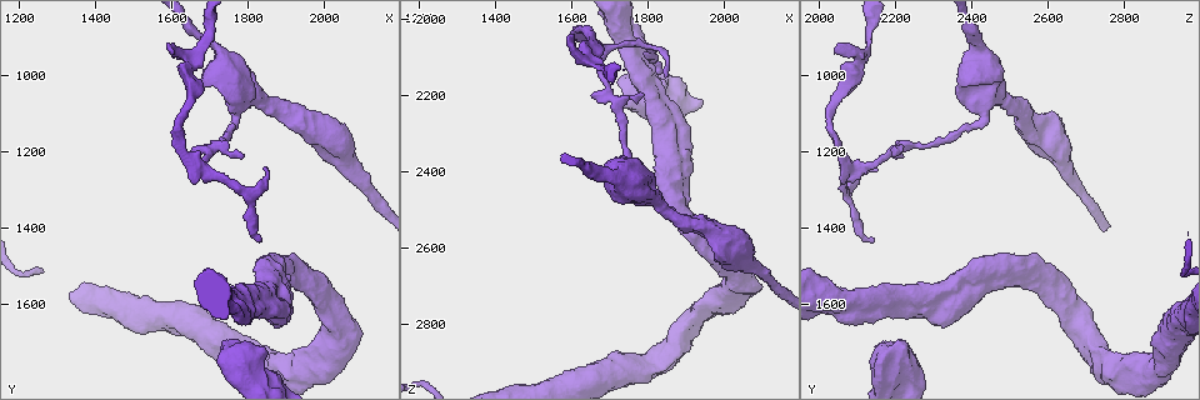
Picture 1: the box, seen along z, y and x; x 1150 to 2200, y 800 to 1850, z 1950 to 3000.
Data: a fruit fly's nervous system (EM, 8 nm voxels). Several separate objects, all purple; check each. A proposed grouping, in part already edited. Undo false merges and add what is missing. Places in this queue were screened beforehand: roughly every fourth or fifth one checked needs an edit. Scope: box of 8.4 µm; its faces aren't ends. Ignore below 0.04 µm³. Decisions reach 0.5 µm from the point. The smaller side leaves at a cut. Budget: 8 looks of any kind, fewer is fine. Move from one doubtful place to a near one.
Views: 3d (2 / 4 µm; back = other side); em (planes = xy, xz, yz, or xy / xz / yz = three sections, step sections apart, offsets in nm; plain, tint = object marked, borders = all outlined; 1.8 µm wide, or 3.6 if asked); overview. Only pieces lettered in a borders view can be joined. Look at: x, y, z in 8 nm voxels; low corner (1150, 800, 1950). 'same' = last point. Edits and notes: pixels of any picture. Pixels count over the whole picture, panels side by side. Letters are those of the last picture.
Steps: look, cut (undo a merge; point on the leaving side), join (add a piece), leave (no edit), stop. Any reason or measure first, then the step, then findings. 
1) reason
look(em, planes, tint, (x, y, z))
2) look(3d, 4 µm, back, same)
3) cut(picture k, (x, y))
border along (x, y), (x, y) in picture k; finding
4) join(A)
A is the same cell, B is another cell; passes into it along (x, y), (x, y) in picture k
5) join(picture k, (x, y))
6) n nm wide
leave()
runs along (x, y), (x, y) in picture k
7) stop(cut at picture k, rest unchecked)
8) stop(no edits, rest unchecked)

an open end
look(3d, 2 µm, (1605, 940, 2040))

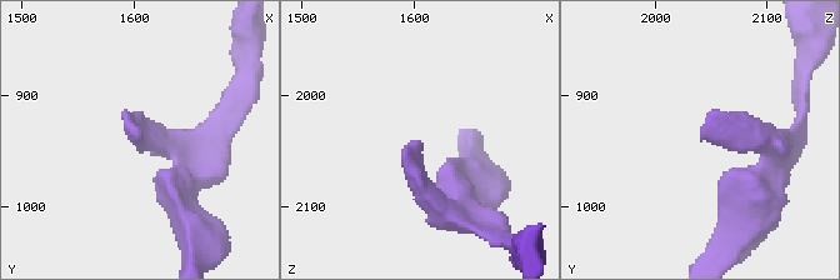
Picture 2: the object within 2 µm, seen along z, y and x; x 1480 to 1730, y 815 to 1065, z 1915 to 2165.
now the EM
look(em, planes, borders, (1604, 936, 2042))

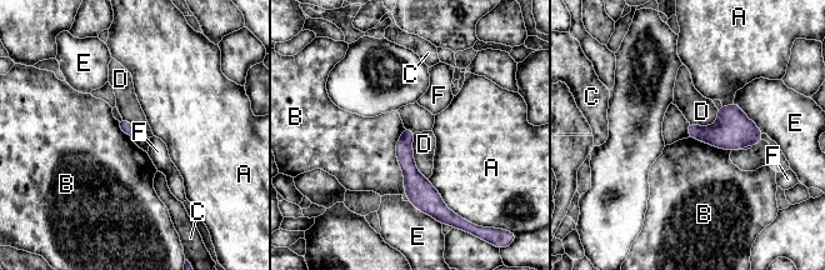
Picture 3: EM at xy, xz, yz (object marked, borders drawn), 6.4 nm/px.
leave()
A, B, C, D, E and F are other cells; border along (414, 133), (413, 159), (428, 179) in picture 3; none of them fits

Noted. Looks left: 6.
abrupt turn
look(3d, 2 µm, (1685, 1235, 2085))

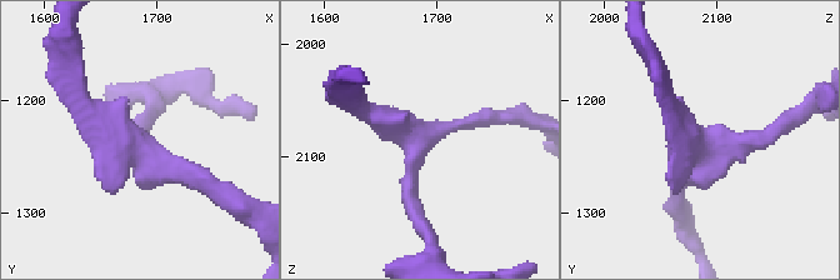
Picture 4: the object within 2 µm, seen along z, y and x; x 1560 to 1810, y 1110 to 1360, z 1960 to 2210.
shape alone is not enough
look(em, planes, tint, (1682, 1234, 2092))

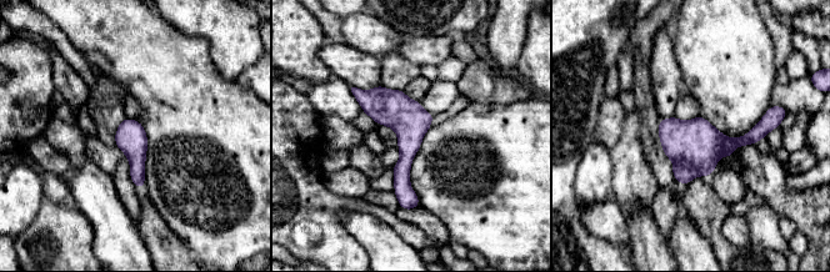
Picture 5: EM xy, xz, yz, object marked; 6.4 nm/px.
see the neighbours
look(em, planes, borders, same)

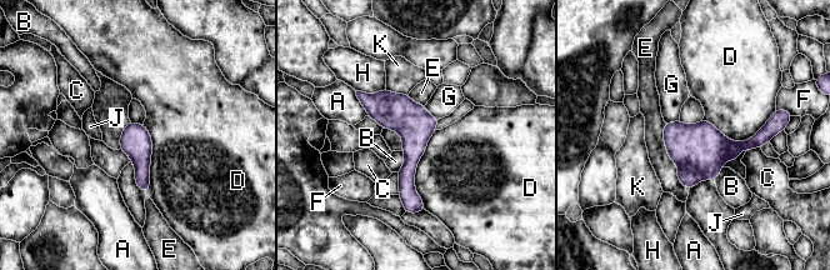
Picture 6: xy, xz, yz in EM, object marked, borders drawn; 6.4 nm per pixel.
leave()
A, B, C, D, E, F, G, H, J and K are other cells; border along (436, 130), (415, 171), (424, 209) in picture 6; all the same neuron

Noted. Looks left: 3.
free end
look(3d, 4 µm, (1830, 1430, 2140))

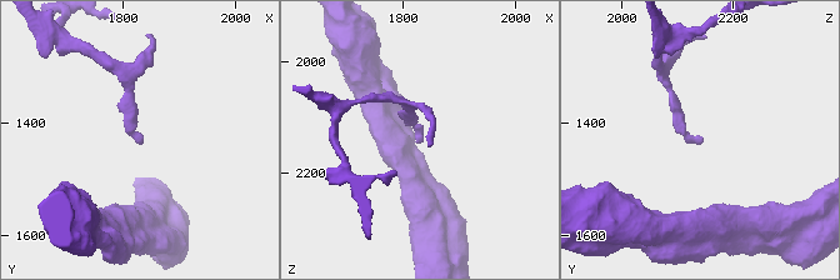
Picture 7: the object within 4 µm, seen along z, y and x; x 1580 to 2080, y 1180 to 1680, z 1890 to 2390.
need the tissue
look(em, planes, tint, (1825, 1435, 2150))

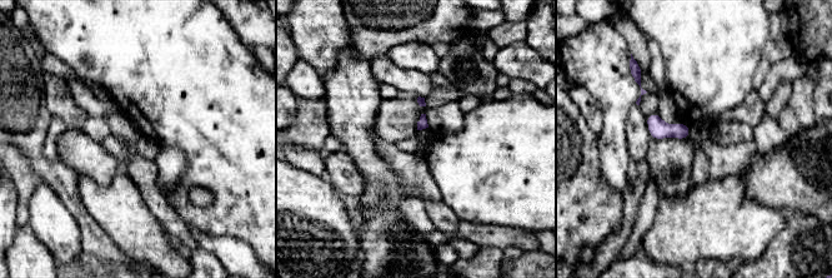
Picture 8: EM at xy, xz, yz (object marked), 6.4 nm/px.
look(em, planes, borders, same)

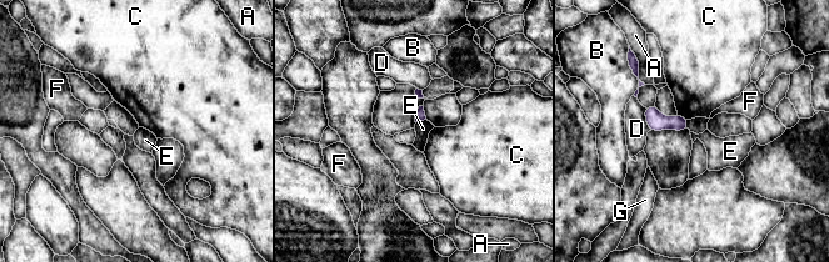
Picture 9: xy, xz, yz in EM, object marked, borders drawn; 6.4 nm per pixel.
B touches over 160 nm
leave()
A, B, C, D, E, F and G are other cells; border along (687, 120), (688, 127) in picture 9; none of them fits

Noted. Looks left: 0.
stop(no edits, rest unchecked)

